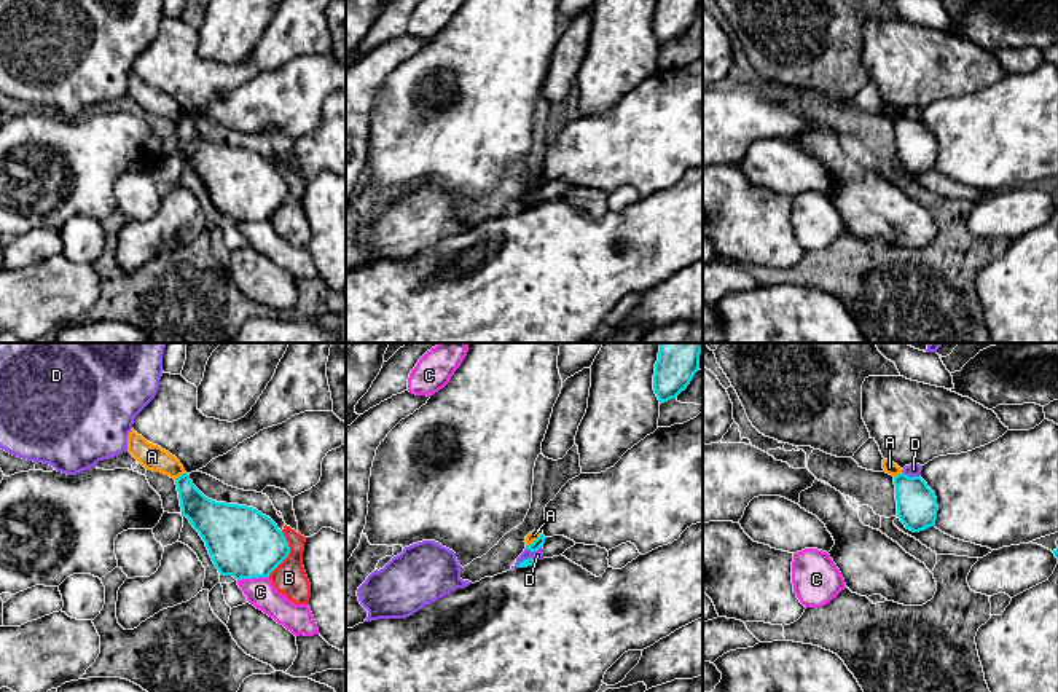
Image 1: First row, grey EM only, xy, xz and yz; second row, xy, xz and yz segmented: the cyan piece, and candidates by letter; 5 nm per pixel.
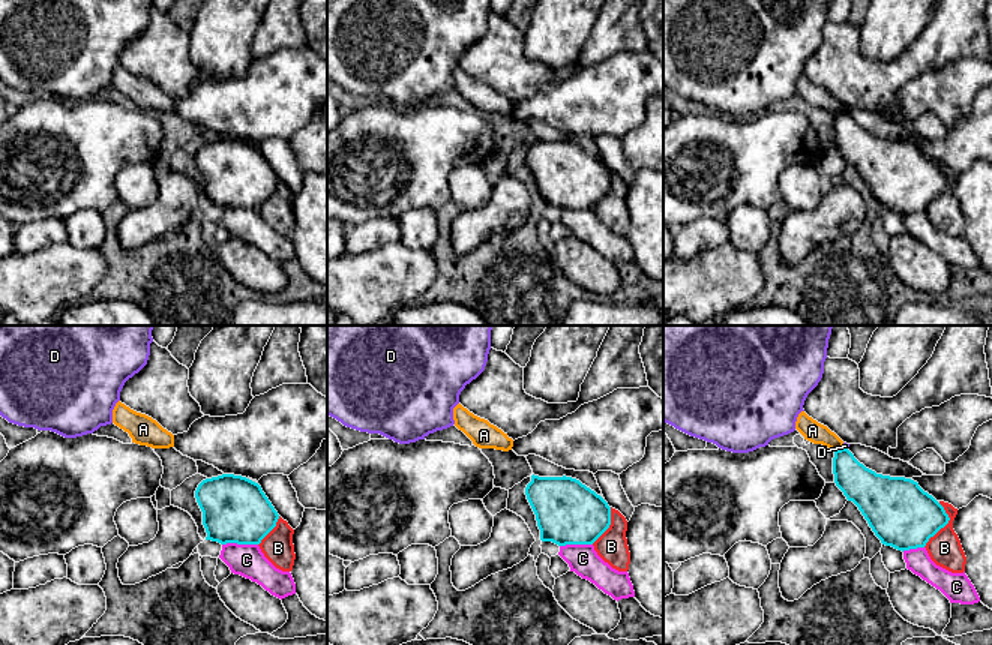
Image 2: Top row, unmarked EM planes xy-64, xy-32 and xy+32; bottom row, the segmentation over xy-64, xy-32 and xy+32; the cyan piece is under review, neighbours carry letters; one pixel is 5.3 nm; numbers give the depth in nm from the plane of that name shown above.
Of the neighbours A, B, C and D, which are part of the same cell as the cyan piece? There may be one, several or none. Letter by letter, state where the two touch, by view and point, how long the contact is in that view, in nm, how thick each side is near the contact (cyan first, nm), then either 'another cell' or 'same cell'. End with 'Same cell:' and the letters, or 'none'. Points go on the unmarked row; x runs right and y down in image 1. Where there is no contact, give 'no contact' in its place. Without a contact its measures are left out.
A: contact xy (180, 118); length 70 nm; calibres 180 and 130 nm; another cell
B: contact xy (289, 195); length 240 nm; calibres 360 and 170 nm; another cell
C: contact xy (252, 220); length 160 nm; calibres 360 and 150 nm; another cell
D: contact yz (910, 120); length 90 nm; calibres 200 and 60 nm; another cell
Same cell: none

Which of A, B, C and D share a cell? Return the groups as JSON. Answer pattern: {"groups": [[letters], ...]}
{"groups": [["A"], ["B"], ["C"], ["D"]]}

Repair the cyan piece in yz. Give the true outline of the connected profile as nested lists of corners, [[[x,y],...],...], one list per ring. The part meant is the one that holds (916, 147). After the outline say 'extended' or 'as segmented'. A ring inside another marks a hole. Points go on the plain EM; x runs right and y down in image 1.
[[[903,115],[894,120],[897,159],[913,175],[935,169],[937,140],[921,120]]]; as segmented

